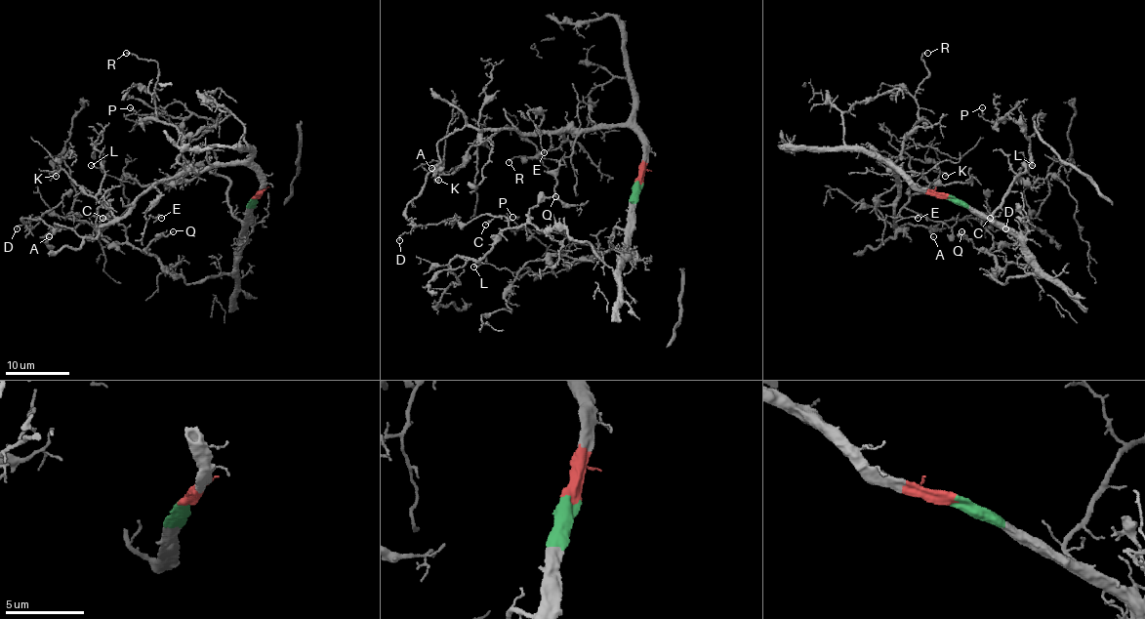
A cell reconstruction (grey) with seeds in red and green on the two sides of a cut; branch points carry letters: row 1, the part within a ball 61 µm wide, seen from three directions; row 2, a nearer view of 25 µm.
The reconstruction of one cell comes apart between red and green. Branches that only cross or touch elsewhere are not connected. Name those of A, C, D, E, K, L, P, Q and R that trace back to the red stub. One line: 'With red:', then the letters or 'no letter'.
With red: A, D, E, K, R

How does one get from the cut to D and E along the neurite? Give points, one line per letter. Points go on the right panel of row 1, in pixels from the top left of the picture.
D: (948, 196), (918, 191), (892, 164), (899, 196), (890, 238), (907, 224), (944, 221), (1006, 228)
E: (948, 196), (918, 191), (892, 164), (894, 185), (881, 194), (877, 214), (881, 219), (889, 216), (918, 217)

